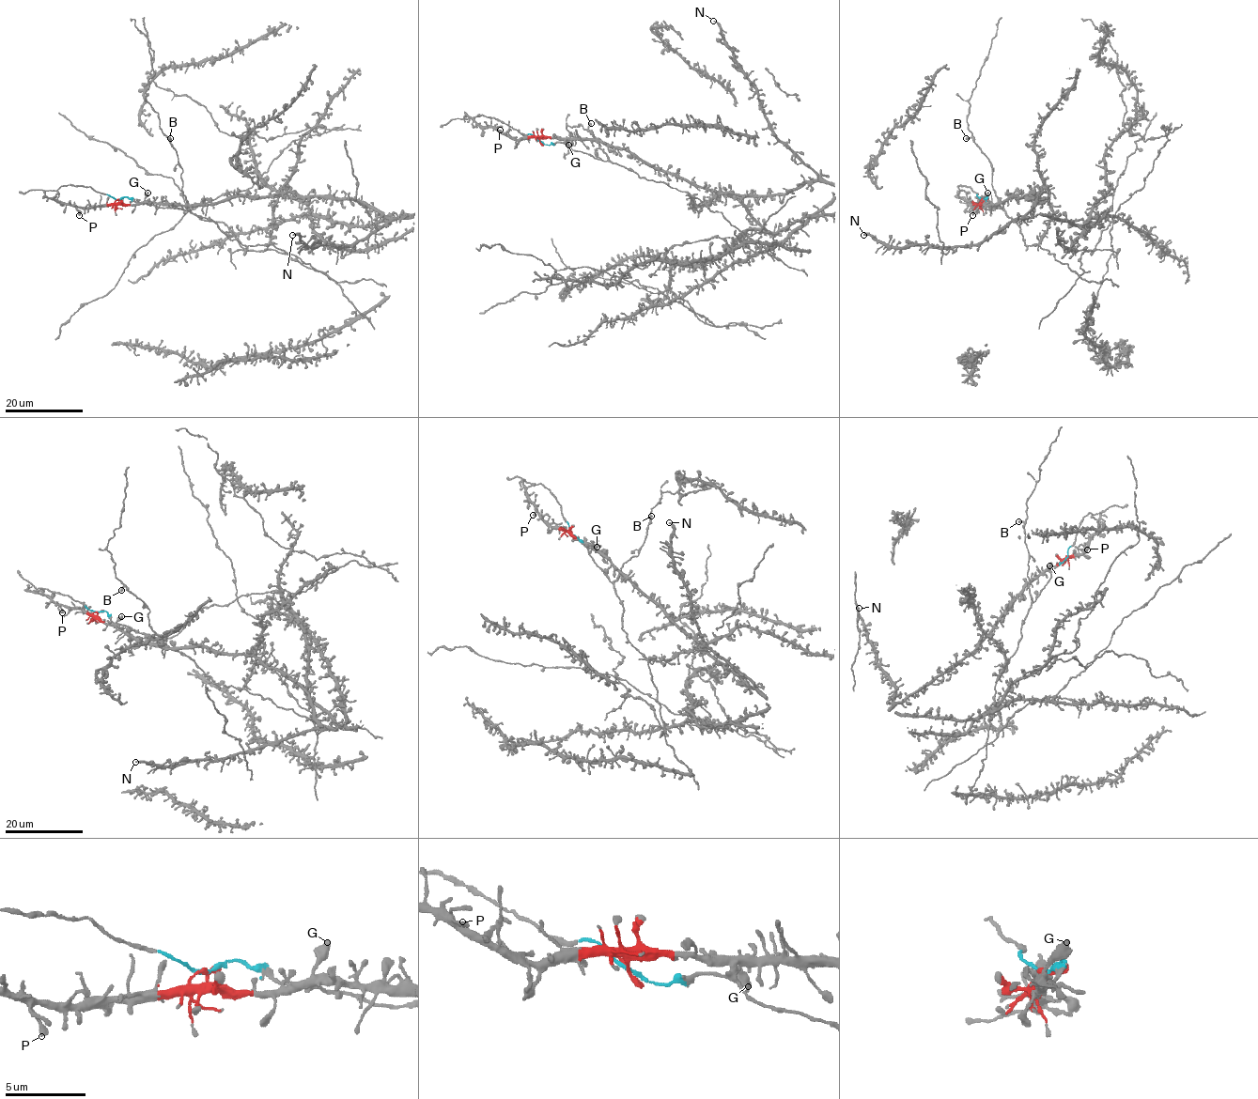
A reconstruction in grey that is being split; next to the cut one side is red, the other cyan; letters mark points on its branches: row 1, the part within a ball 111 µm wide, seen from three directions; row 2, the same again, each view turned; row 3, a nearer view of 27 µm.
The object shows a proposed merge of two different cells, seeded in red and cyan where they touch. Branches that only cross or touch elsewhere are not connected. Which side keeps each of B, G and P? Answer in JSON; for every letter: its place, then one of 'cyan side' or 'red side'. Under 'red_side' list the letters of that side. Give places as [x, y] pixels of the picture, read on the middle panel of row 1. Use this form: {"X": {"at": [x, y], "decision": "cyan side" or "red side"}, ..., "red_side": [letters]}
{"B": {"at": [591, 123], "decision": "cyan side"}, "G": {"at": [568, 145], "decision": "red side"}, "P": {"at": [500, 130], "decision": "red side"}, "red_side": ["G", "P"]}

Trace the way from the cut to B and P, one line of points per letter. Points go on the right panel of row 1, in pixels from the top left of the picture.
B: (984, 199), (987, 196), (986, 203), (1003, 209), (992, 185), (993, 169), (989, 159), (972, 137), (966, 137)
P: (984, 199), (980, 201), (981, 207), (973, 208), (972, 215)

